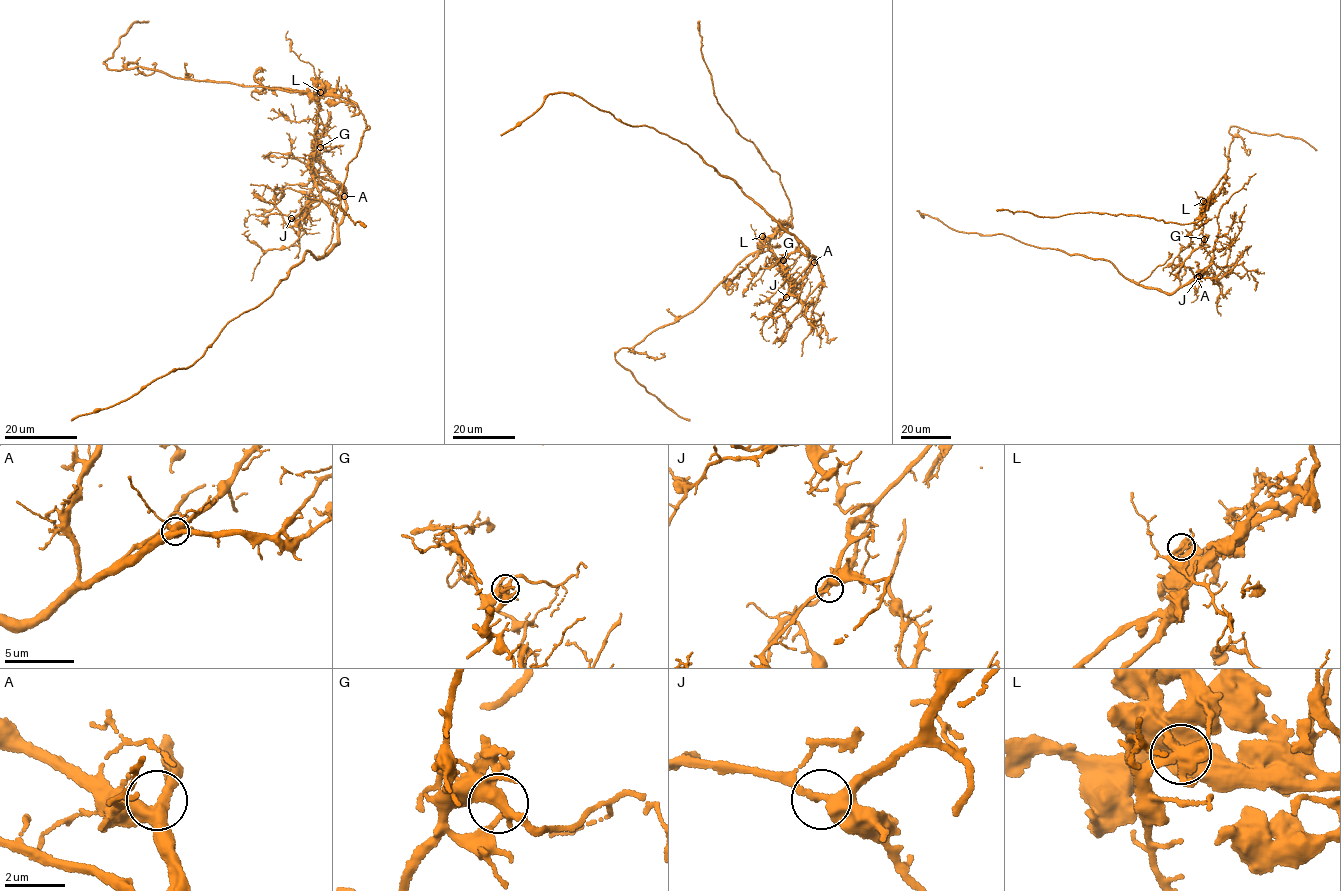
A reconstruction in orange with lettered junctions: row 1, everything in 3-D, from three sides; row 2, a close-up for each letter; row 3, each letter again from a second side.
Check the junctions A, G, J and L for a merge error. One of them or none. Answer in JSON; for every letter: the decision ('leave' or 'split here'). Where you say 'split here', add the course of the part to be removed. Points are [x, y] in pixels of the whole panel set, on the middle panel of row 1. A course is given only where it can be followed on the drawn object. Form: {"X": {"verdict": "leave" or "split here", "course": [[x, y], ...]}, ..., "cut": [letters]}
{"A": {"verdict": "leave"}, "G": {"verdict": "leave"}, "J": {"verdict": "leave"}, "L": {"verdict": "split here", "course": [[762, 236], [788, 224], [790, 200], [779, 175], [718, 103], [697, 21]]}, "cut": ["L"]}

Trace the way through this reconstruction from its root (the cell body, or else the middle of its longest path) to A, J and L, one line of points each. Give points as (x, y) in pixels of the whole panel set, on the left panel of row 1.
A: (339, 233), (346, 206), (344, 196)
J: (339, 233), (343, 211), (337, 205), (314, 200), (291, 218)
L: (339, 233), (334, 214), (323, 200), (307, 164), (313, 150), (317, 122), (316, 96), (320, 92)

